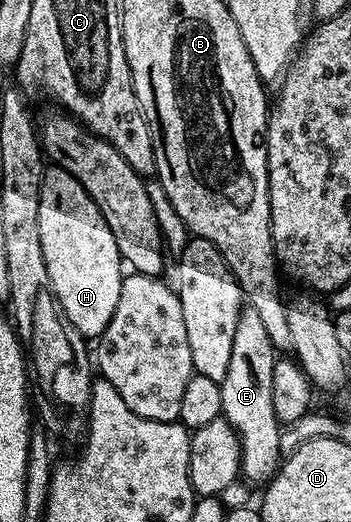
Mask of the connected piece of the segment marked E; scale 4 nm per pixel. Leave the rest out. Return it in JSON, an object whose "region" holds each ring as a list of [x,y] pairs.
{"region":[[[246,305],[235,326],[235,340],[231,340],[231,360],[227,364],[227,376],[221,381],[221,412],[235,428],[241,441],[241,474],[253,482],[268,483],[277,473],[283,455],[279,448],[279,436],[283,426],[275,416],[275,404],[271,400],[271,372],[275,351],[271,336],[267,336],[259,312]]]}

